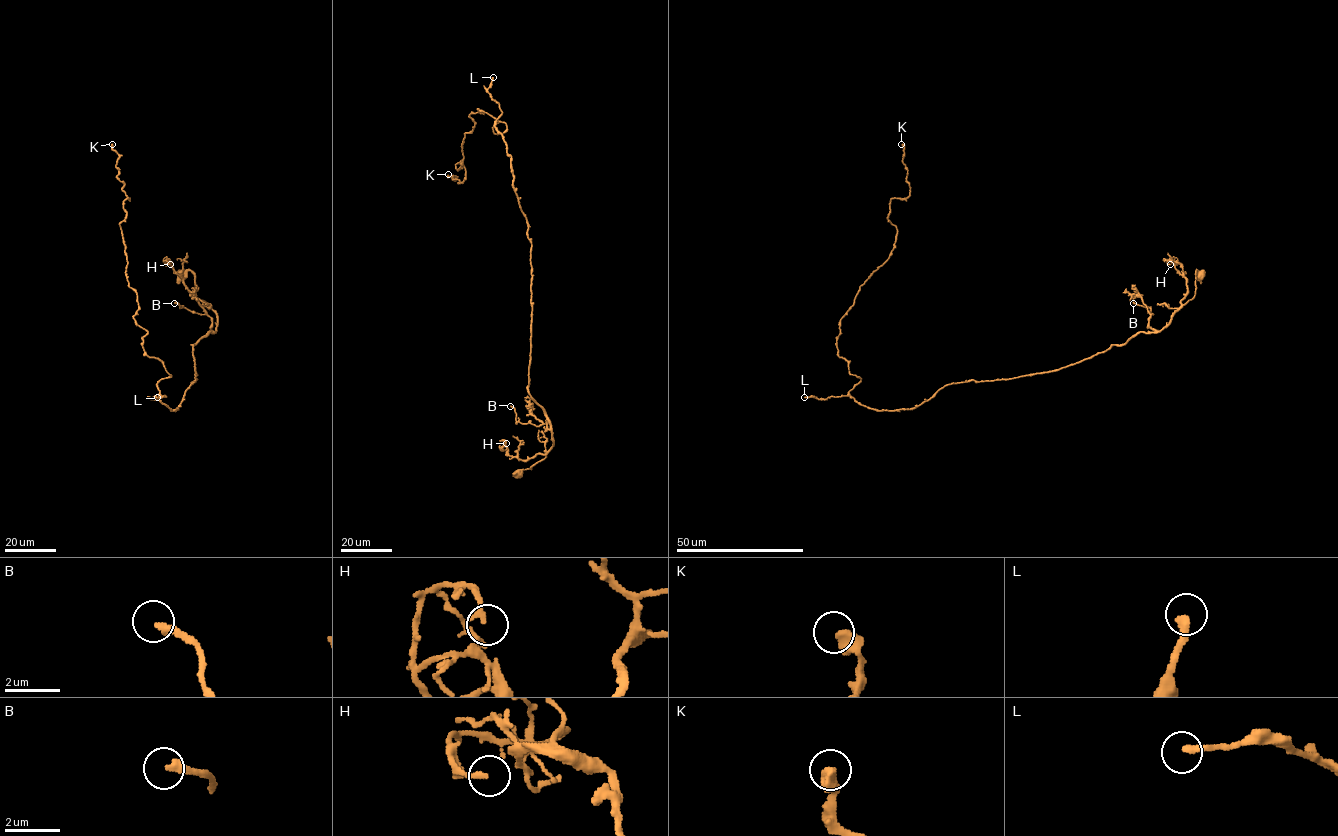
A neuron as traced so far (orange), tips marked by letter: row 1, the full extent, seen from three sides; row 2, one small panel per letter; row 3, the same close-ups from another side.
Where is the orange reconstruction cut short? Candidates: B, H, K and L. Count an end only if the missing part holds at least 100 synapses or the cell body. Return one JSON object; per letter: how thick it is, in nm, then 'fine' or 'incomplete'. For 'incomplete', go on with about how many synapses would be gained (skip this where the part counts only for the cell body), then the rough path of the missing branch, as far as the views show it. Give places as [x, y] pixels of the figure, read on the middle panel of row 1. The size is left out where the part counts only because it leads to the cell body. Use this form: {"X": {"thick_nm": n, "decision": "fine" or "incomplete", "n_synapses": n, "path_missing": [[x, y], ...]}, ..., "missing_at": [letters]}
{"B": {"thick_nm": 280, "decision": "fine"}, "H": {"thick_nm": 200, "decision": "fine"}, "K": {"thick_nm": 480, "decision": "fine"}, "L": {"thick_nm": 280, "decision": "incomplete", "n_synapses": 140, "path_missing": [[493, 77], [459, 44], [422, 41], [379, 84], [351, 75], [337, 95]]}, "missing_at": ["L"]}

